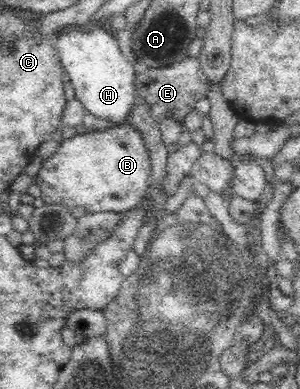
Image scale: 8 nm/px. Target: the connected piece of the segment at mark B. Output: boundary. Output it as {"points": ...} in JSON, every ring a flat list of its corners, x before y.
{"points":[[130,124,111,126,104,131,88,130,84,134,77,134,64,139,58,146,56,153,35,165,32,176,41,190,43,201,48,204,65,206,76,219,93,214,94,212,116,212,135,209,149,188,151,174,151,158,145,149,140,133]]}

